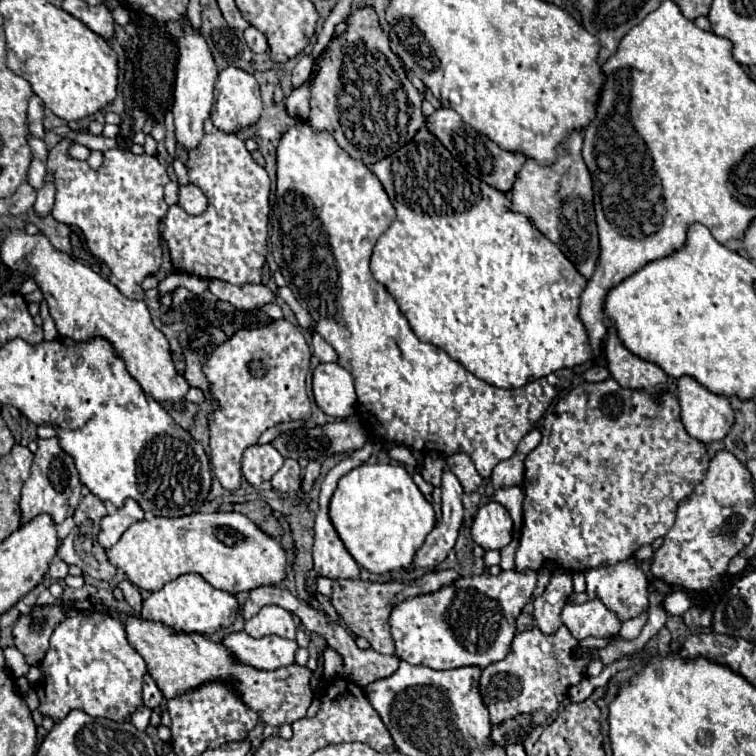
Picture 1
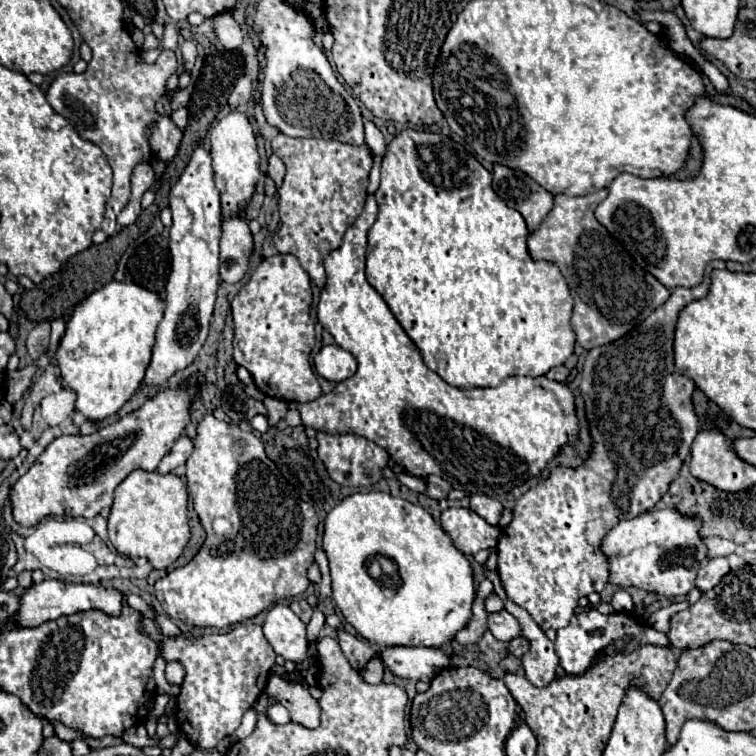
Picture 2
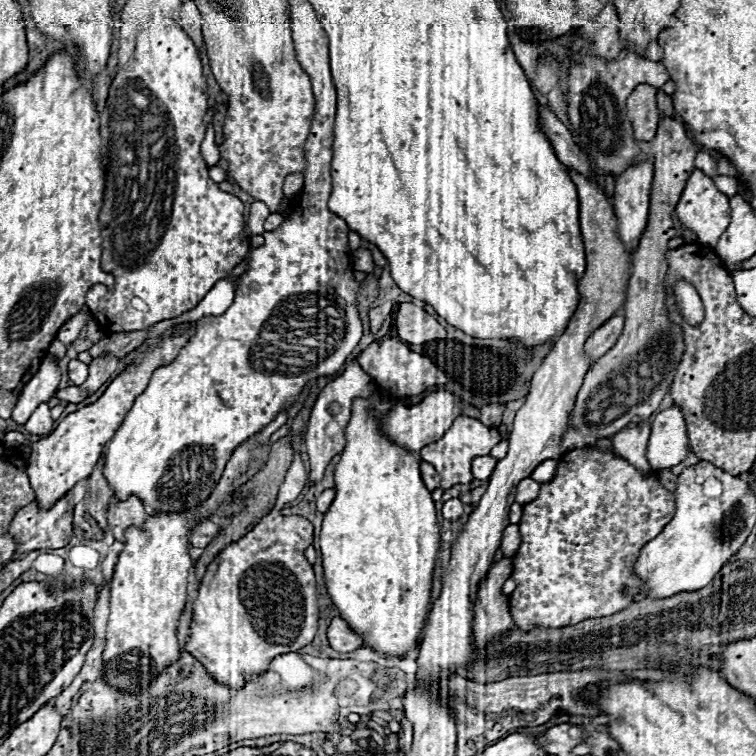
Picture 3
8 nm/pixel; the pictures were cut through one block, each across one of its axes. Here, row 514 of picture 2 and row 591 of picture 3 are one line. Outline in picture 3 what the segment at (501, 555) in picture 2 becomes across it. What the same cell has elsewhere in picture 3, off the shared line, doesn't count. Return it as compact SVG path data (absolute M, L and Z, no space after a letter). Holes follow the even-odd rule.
M582 448L566 452L556 468L556 476L540 486L536 500L524 504L522 544L514 554L512 578L516 590L510 594L510 612L520 630L564 628L588 618L616 614L634 602L640 580L632 574L636 556L644 544L656 538L672 520L676 510L674 494L660 486L656 474L640 474L616 454Z

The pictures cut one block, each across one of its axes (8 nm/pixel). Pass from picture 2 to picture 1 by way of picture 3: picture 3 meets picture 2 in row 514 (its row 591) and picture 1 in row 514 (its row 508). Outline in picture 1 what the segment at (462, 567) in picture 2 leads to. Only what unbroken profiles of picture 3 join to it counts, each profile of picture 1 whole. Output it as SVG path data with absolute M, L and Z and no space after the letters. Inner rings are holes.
M362 464L344 474L338 480L338 488L330 498L328 514L346 550L352 554L360 568L366 568L372 574L412 568L418 548L424 544L426 536L432 532L436 524L432 504L424 498L424 494L414 484L412 476L400 464Z

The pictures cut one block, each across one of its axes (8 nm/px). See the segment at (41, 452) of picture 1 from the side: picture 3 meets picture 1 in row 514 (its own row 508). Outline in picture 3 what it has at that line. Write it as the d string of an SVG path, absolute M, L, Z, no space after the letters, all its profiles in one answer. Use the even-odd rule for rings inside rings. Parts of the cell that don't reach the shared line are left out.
M60 498L50 510L42 512L36 502L30 502L16 512L8 532L18 544L12 560L32 550L64 548L72 536L72 506L68 498Z

